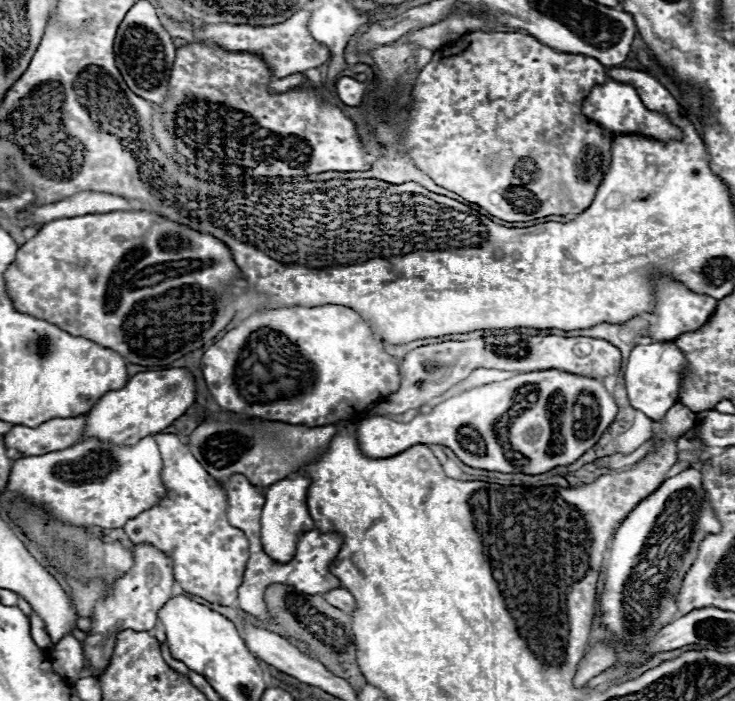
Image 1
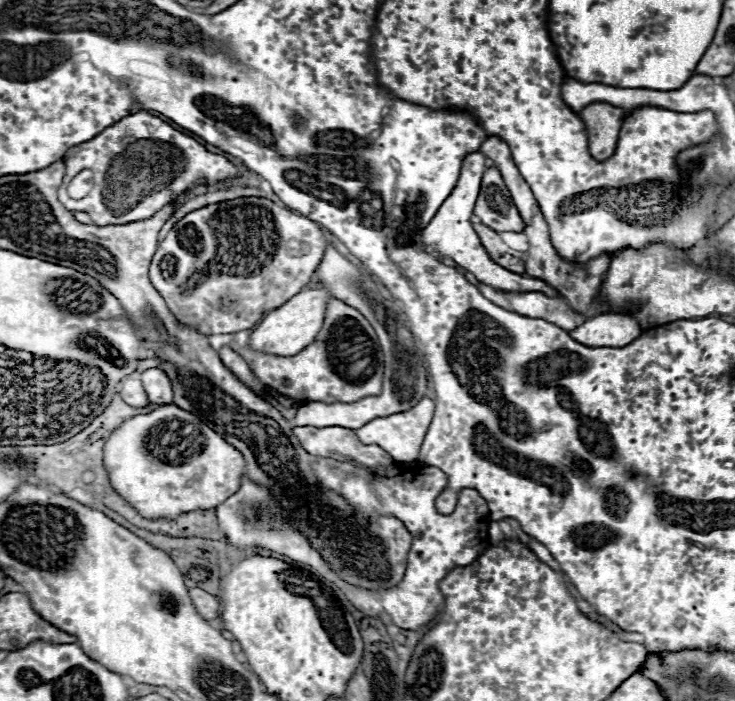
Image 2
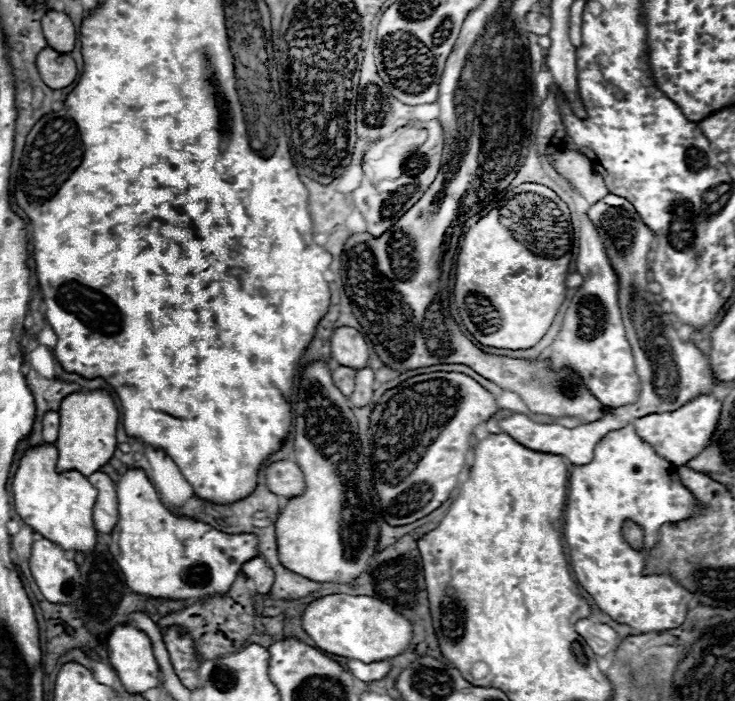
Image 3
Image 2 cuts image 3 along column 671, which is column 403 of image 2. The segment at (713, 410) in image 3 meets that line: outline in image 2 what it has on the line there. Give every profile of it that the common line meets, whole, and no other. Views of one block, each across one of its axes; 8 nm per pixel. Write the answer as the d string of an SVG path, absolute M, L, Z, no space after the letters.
M422 398L414 408L406 410L406 412L398 412L398 414L370 420L368 424L364 424L362 428L356 430L356 436L364 444L378 444L396 462L414 462L418 458L418 452L420 452L420 446L422 446L424 436L428 432L428 426L432 422L432 416L434 416L434 402L430 398Z

